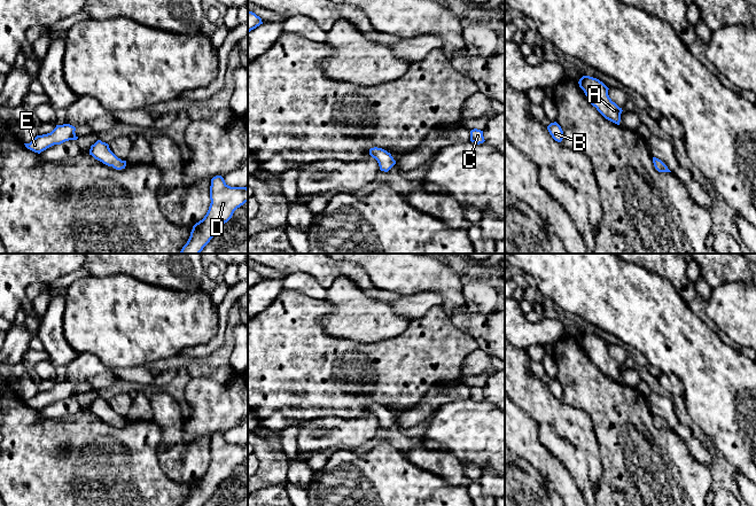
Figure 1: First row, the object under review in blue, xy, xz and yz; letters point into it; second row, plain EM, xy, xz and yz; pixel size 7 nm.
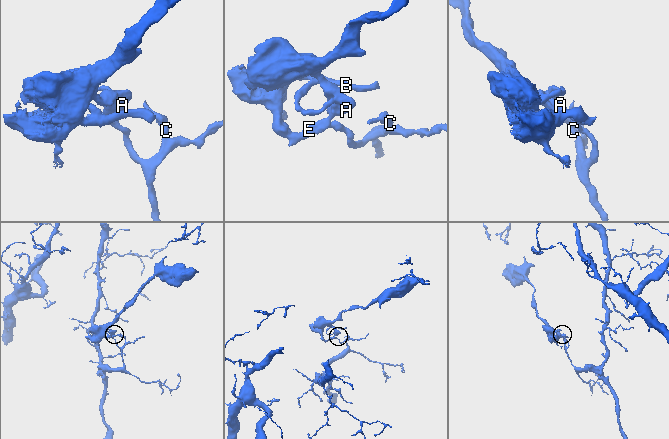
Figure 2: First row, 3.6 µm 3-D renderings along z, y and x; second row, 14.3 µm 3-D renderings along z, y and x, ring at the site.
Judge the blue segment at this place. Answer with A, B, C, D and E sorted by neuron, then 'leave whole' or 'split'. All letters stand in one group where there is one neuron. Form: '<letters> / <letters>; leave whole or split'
A B E / C D; split

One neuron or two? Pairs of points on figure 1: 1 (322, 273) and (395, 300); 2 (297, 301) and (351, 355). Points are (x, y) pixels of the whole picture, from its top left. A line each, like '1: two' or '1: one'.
1: one
2: one

